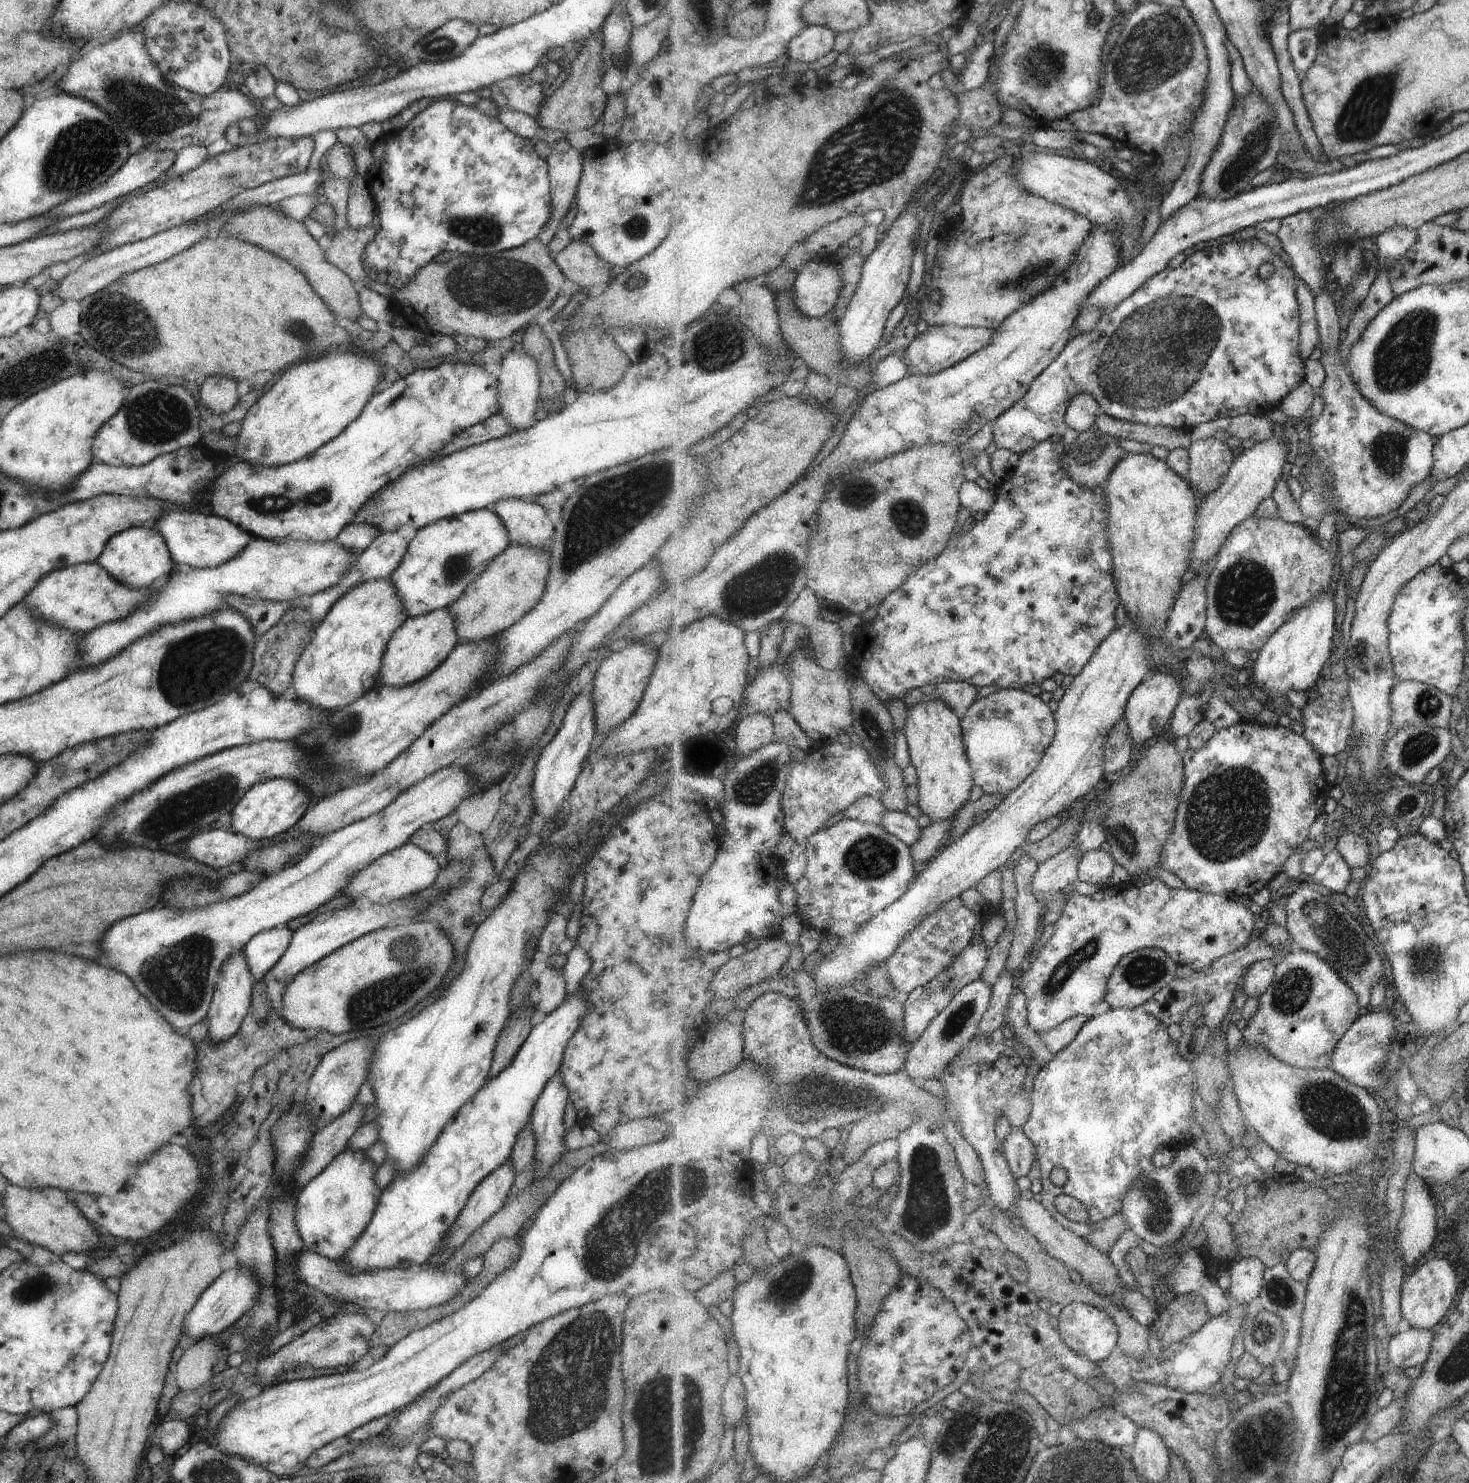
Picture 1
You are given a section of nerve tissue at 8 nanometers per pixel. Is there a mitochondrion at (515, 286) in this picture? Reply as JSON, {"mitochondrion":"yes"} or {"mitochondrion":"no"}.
{"mitochondrion":"yes"}

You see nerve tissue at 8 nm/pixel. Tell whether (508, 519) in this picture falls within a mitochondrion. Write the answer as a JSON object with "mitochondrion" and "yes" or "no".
{"mitochondrion":"no"}

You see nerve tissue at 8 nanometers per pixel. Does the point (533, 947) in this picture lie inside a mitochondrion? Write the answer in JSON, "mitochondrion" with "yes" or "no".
{"mitochondrion":"no"}

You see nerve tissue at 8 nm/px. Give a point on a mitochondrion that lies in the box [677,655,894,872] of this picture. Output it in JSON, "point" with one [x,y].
{"point":[752,789]}

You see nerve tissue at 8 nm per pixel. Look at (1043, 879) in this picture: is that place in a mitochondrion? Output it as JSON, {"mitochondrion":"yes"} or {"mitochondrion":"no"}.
{"mitochondrion":"no"}

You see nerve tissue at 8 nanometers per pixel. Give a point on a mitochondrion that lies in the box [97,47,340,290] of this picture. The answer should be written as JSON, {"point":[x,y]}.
{"point":[169,113]}

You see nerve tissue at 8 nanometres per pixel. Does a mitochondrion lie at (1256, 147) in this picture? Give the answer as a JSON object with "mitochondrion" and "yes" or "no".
{"mitochondrion":"yes"}

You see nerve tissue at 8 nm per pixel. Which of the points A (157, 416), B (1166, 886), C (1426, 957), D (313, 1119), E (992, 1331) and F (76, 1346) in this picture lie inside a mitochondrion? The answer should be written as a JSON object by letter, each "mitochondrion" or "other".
{"A":"mitochondrion","B":"other","C":"mitochondrion","D":"other","E":"other","F":"other"}

